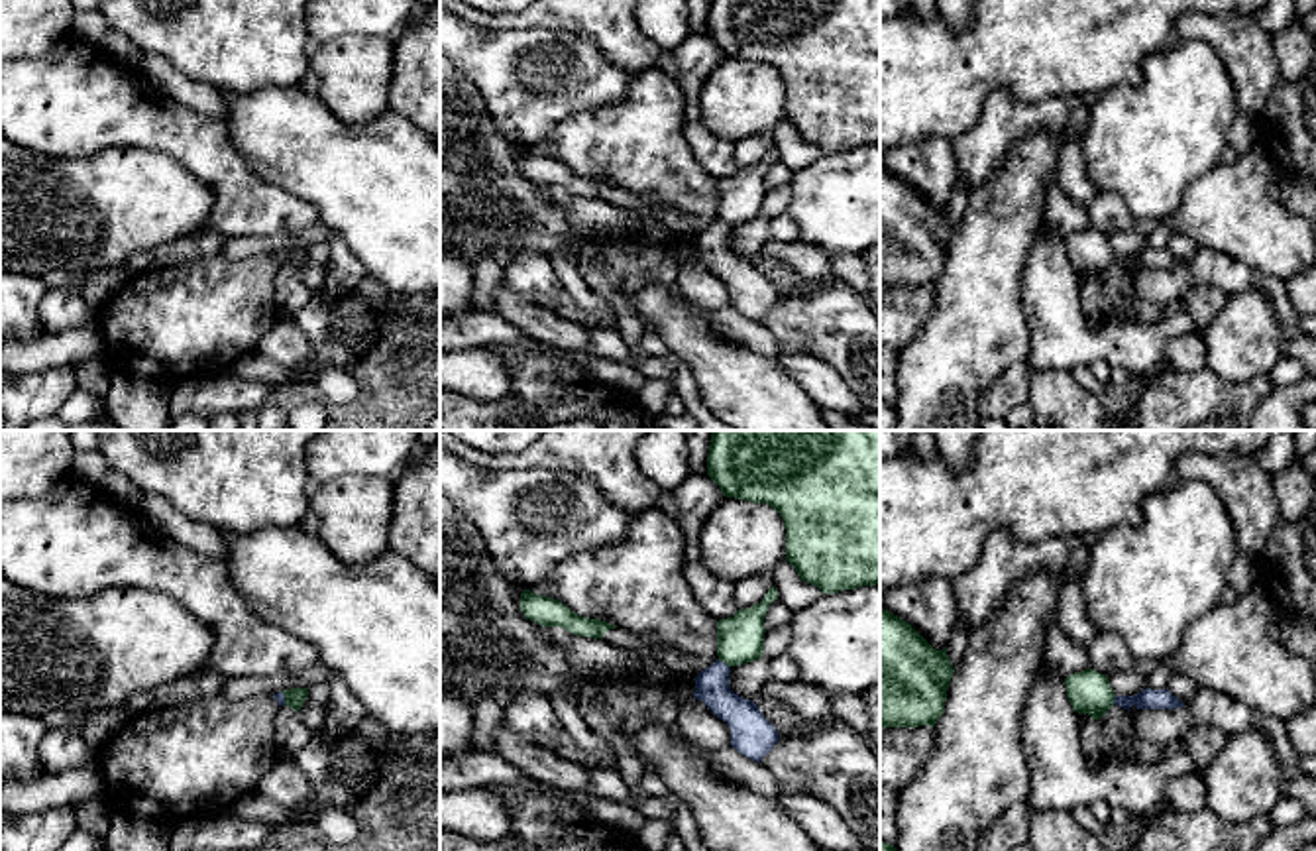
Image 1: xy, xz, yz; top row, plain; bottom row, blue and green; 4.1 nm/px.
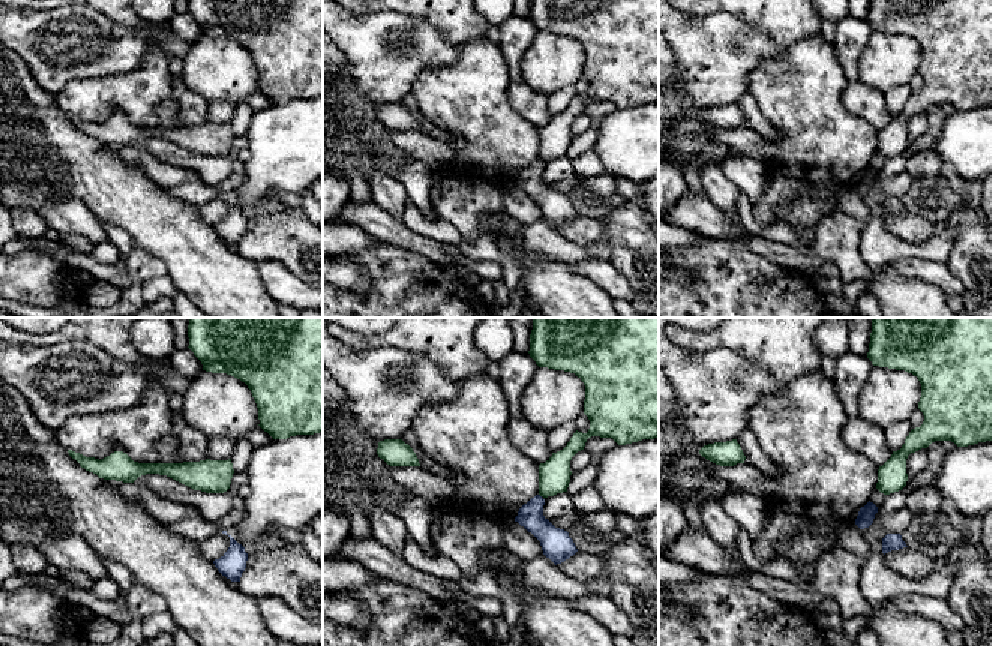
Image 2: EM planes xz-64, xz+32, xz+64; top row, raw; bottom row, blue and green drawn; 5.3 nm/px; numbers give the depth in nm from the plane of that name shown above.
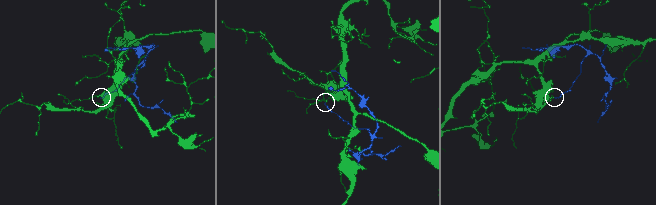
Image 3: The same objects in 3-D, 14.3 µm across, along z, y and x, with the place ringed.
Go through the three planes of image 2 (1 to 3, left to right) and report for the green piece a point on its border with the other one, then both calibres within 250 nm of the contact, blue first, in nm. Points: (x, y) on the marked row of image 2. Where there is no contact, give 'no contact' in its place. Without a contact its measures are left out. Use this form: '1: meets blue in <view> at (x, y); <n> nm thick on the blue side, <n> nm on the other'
1: no contact
2: no contact
3: no contact

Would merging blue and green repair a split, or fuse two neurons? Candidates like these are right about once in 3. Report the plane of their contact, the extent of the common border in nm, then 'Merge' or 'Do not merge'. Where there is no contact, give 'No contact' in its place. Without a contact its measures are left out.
Touches blue in xz. Shared border 60 nm. Do not merge

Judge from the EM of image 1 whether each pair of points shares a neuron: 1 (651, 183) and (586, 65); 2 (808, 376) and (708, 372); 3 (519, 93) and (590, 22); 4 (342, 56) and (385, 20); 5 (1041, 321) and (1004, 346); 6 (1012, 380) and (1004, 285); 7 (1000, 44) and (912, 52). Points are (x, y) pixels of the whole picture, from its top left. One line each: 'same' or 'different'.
1: different
2: different
3: different
4: different
5: different
6: different
7: same

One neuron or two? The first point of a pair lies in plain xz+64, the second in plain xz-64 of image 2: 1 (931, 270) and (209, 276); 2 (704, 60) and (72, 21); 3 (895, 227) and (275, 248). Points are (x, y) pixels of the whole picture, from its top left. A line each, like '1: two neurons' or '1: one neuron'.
1: two neurons
2: one neuron
3: one neuron

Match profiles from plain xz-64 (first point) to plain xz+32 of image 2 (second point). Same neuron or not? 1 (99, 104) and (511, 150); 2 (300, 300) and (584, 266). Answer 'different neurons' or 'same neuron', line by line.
1: same neuron
2: same neuron

